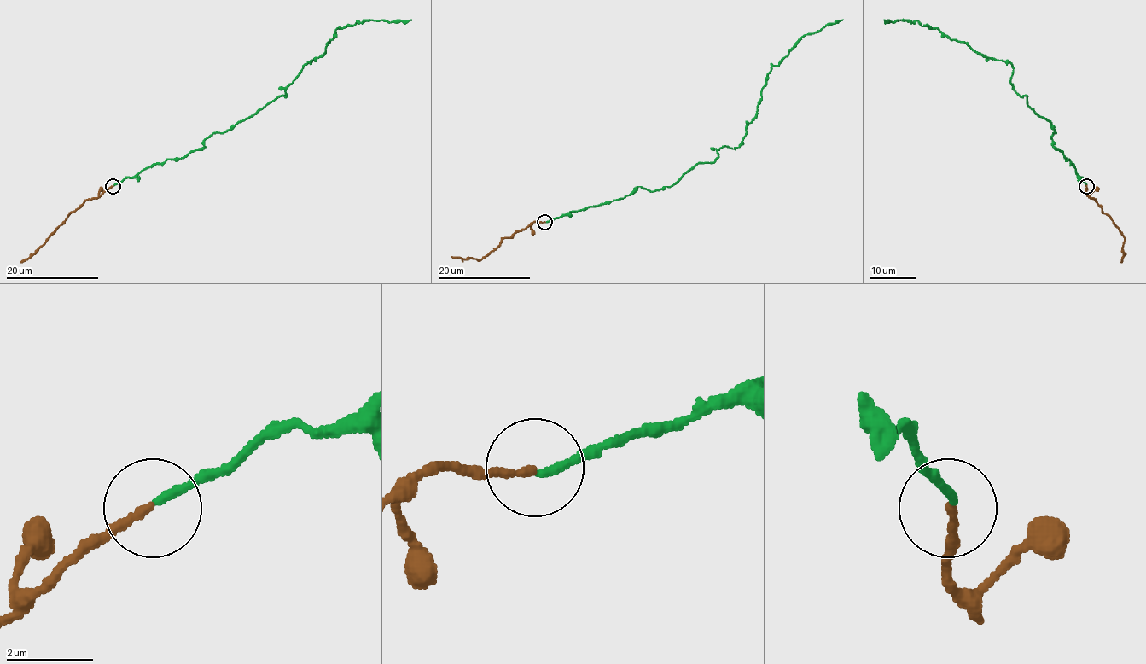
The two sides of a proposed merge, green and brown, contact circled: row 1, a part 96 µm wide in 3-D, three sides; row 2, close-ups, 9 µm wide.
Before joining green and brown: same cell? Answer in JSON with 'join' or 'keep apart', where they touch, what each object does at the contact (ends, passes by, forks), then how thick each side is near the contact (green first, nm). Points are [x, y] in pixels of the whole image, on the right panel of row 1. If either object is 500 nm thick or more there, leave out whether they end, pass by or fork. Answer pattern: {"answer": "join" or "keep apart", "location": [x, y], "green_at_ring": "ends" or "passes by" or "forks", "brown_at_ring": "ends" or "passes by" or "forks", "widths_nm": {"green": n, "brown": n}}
{"answer": "keep apart", "location": [1086, 186], "green_at_ring": "ends", "brown_at_ring": "ends", "widths_nm": {"green": 180, "brown": 190}}

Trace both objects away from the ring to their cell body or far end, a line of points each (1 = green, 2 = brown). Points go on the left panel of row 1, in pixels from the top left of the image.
1: (113, 185), (200, 149), (206, 138), (287, 96), (285, 89), (324, 53), (337, 28), (357, 20), (411, 19)
2: (113, 185), (72, 211), (33, 253), (20, 262)

